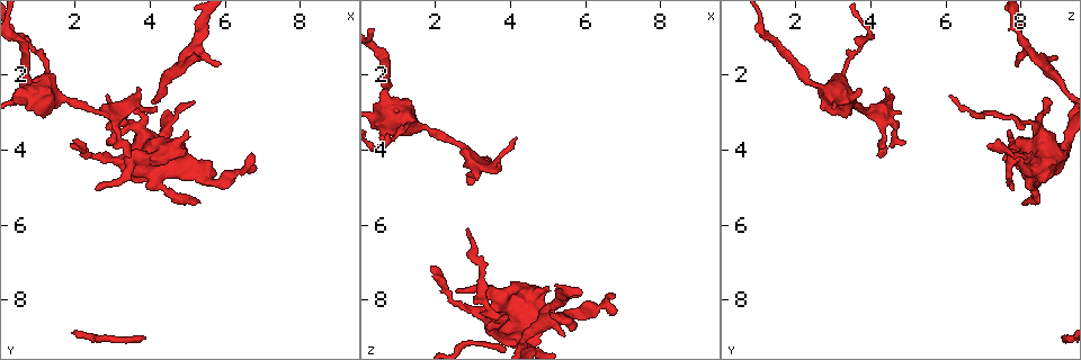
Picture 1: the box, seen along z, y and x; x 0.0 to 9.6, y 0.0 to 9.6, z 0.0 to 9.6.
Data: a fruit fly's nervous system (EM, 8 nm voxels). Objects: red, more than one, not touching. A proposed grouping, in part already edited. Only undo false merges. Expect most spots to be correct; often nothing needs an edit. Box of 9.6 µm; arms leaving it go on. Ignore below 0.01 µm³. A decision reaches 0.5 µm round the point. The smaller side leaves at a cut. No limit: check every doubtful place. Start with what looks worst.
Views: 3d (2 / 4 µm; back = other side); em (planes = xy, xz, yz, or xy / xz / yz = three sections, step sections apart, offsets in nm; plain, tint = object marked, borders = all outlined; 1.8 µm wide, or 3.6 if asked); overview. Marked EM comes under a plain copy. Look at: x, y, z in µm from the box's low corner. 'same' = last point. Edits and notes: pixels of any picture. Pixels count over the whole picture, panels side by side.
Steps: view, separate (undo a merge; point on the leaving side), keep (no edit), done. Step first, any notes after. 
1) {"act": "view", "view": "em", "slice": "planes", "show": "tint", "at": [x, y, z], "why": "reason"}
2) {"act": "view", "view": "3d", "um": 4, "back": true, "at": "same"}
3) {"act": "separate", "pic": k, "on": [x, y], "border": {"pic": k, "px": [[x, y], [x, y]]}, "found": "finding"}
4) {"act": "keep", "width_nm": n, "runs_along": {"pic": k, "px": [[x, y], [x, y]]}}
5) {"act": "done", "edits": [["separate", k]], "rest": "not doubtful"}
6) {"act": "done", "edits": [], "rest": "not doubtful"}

{"act": "view", "view": "em", "um": 3.6, "slice": "planes", "show": "tint", "at": [4.35, 4.00, 8.25], "why": "calibre changes"}

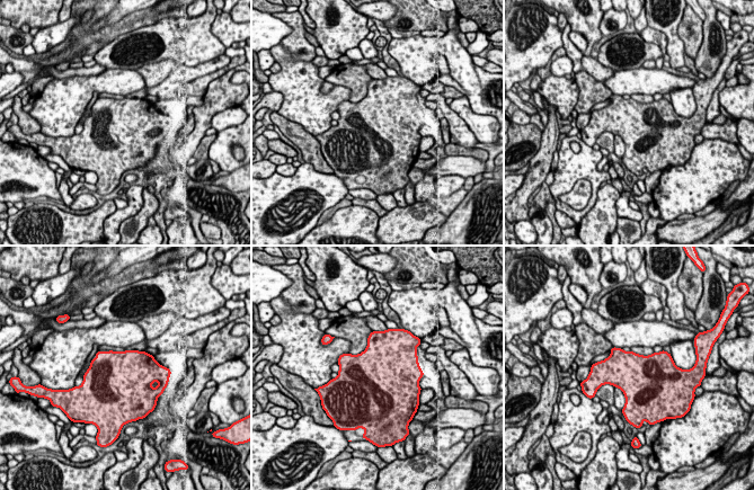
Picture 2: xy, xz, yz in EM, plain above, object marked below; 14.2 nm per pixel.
{"act": "keep", "width_nm": 650, "found": "continuous, no second cell"}

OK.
{"act": "view", "view": "em", "um": 3.6, "slice": "planes", "show": "tint", "at": [0.80, 2.45, 2.90], "why": "thick turns thin"}

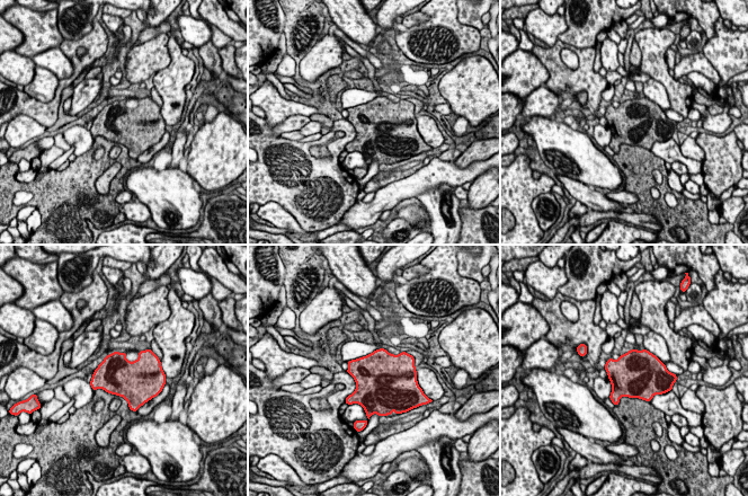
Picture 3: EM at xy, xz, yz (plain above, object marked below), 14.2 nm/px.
{"act": "keep", "found": "one cell here"}

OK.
{"act": "view", "view": "em", "slice": "planes", "show": "tint", "at": [3.05, 3.05, 4.40], "why": "sudden change in width"}

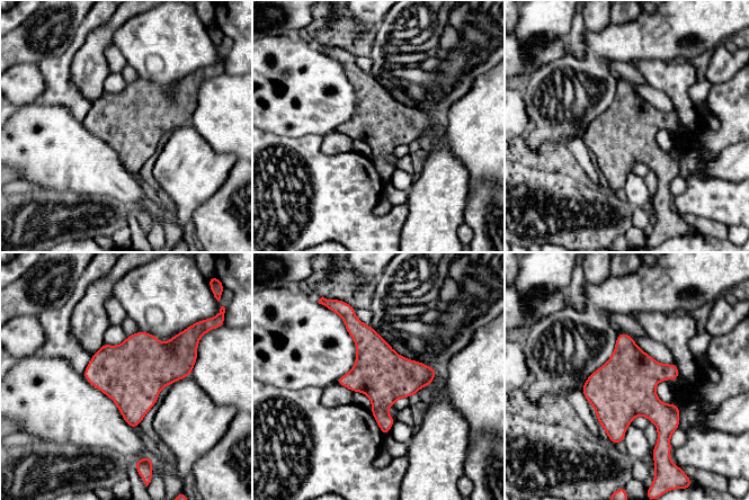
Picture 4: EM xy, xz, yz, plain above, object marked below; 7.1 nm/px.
{"act": "keep", "found": "continuous, no second cell"}

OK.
{"act": "view", "view": "3d", "um": 4, "at": [4.25, 4.85, 8.30], "why": "calibre changes"}

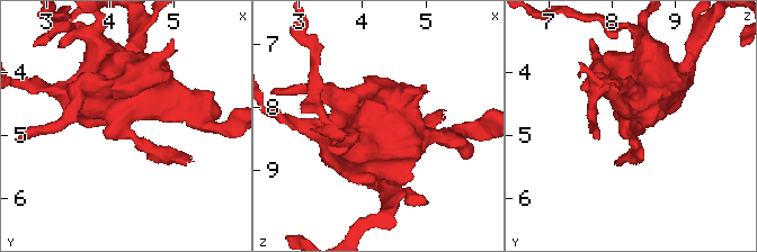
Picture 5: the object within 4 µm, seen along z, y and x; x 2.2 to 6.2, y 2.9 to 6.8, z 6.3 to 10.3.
{"act": "view", "view": "em", "um": 3.6, "slice": "planes", "show": "tint", "at": [4.20, 4.85, 8.30], "why": "now the EM"}

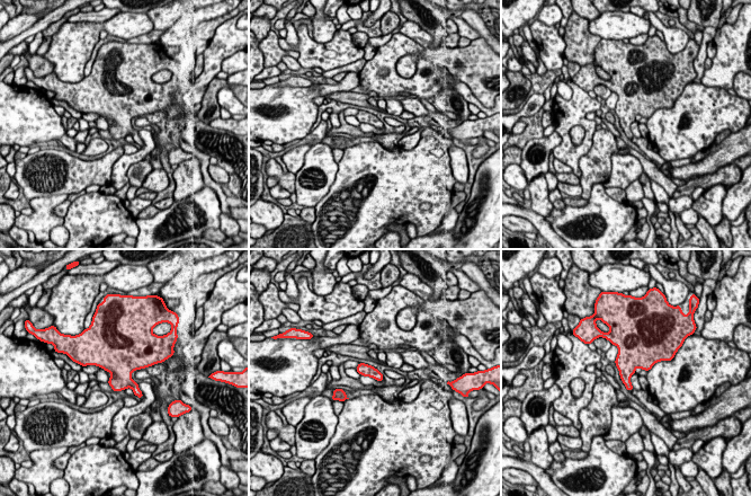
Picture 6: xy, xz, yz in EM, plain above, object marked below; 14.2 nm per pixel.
{"act": "keep", "found": "one cell here"}

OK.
{"act": "done", "edits": [], "rest": "not doubtful"}

